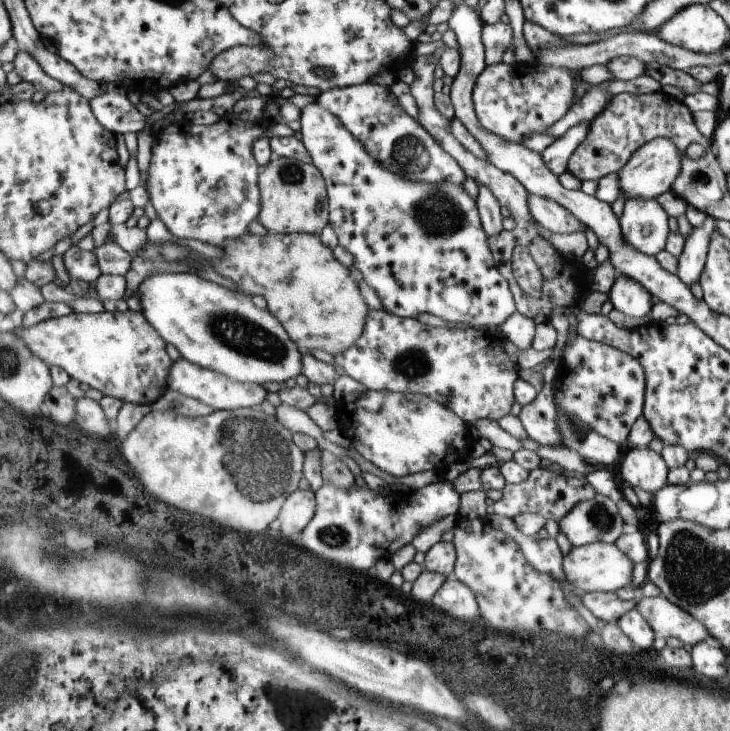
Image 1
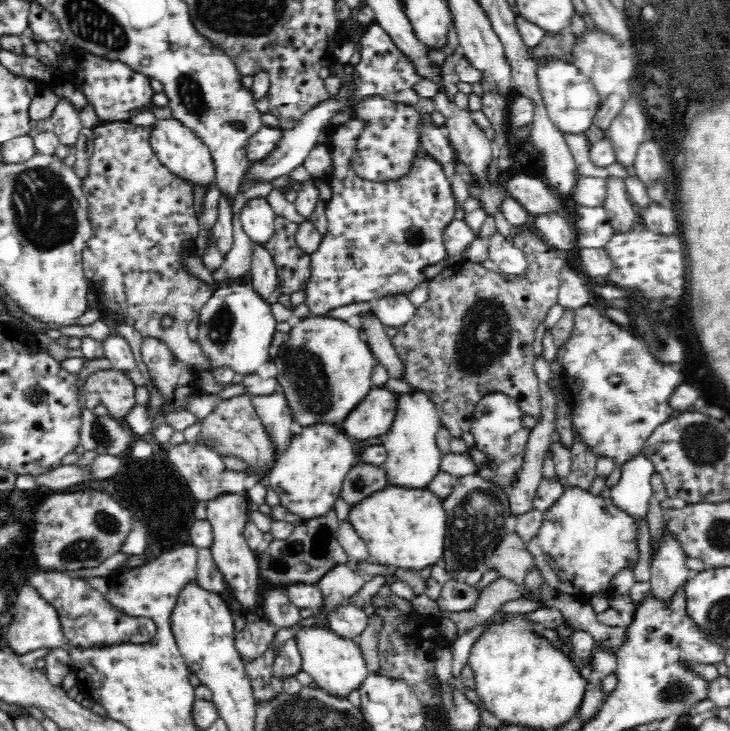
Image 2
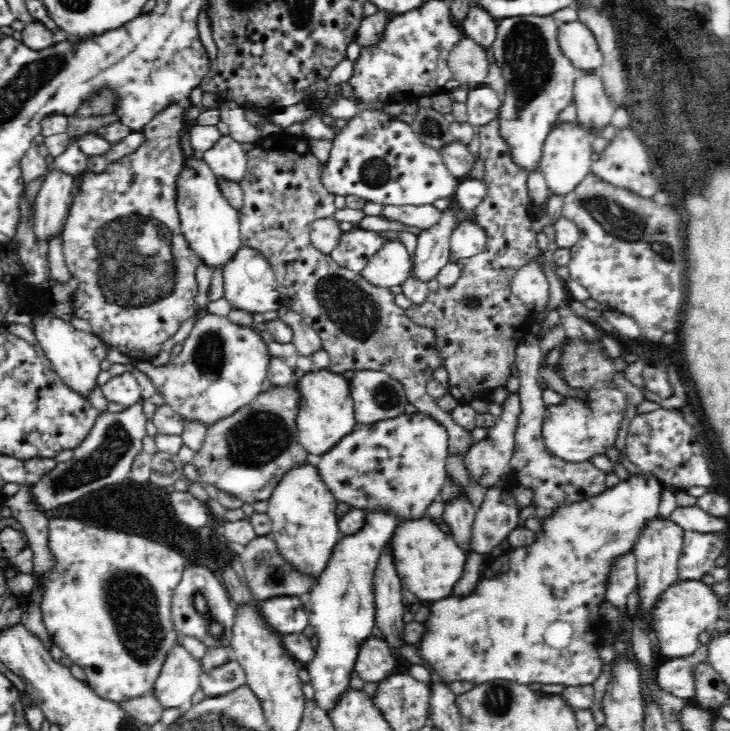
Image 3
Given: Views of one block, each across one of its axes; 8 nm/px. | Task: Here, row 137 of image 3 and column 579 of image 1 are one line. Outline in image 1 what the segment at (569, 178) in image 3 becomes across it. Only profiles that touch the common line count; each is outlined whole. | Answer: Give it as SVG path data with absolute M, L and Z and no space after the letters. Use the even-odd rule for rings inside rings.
M597 542L586 546L573 546L570 554L564 556L564 570L568 574L568 580L579 589L581 595L595 592L616 593L622 586L632 584L634 564L615 544Z

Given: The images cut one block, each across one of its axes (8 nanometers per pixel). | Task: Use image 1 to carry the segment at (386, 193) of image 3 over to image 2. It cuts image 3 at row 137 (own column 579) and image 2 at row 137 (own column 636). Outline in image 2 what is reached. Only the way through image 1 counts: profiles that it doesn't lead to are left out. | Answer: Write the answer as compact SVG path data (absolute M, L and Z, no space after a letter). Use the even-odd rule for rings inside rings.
M382 96L362 99L351 109L352 115L364 121L364 130L356 141L351 158L355 173L374 182L402 178L416 162L416 156L425 151L422 142L422 118L413 105L397 103Z

